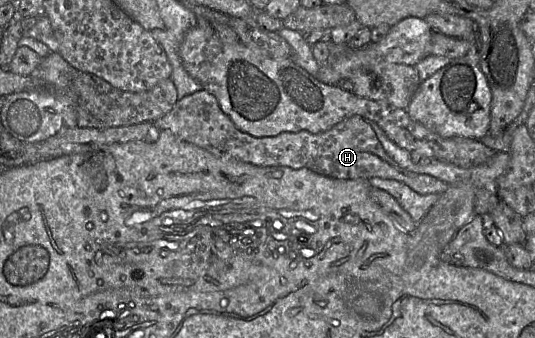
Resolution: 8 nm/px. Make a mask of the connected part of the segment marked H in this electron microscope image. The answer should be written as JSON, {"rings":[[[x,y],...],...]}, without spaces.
{"rings":[[[201,89],[177,100],[168,113],[152,123],[158,129],[169,130],[179,139],[205,148],[217,156],[231,157],[257,166],[308,168],[336,179],[394,179],[422,195],[440,195],[449,187],[449,184],[433,176],[400,167],[384,150],[370,121],[360,115],[353,115],[317,134],[303,130],[258,138],[239,130],[222,111],[215,96]]]}

